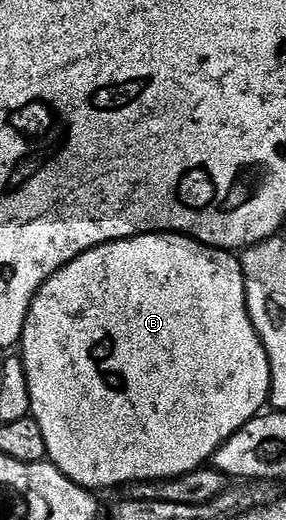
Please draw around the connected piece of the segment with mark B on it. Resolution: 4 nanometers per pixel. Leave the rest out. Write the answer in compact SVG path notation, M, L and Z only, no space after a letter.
M165 232L161 234L141 234L135 238L106 242L103 246L97 246L88 252L84 252L80 256L76 256L76 260L72 260L64 268L60 268L60 272L56 272L52 275L40 288L40 292L37 296L34 297L34 305L31 306L28 316L26 317L26 323L24 324L24 332L22 333L20 343L20 357L24 364L24 372L28 376L30 413L40 424L40 432L44 432L47 459L56 468L60 468L60 472L64 472L64 476L68 476L68 480L80 484L86 490L95 492L110 490L113 486L123 486L123 488L126 488L135 482L163 482L165 478L179 478L193 470L203 469L203 467L213 459L214 453L219 450L236 431L240 428L244 428L244 424L248 424L253 418L258 417L259 414L267 409L270 400L270 361L266 355L264 344L260 340L260 336L256 332L256 328L250 319L248 304L246 303L246 277L242 274L241 261L229 250L217 250L211 246L205 246L202 242L198 242L194 238L186 237L185 234L168 234Z

